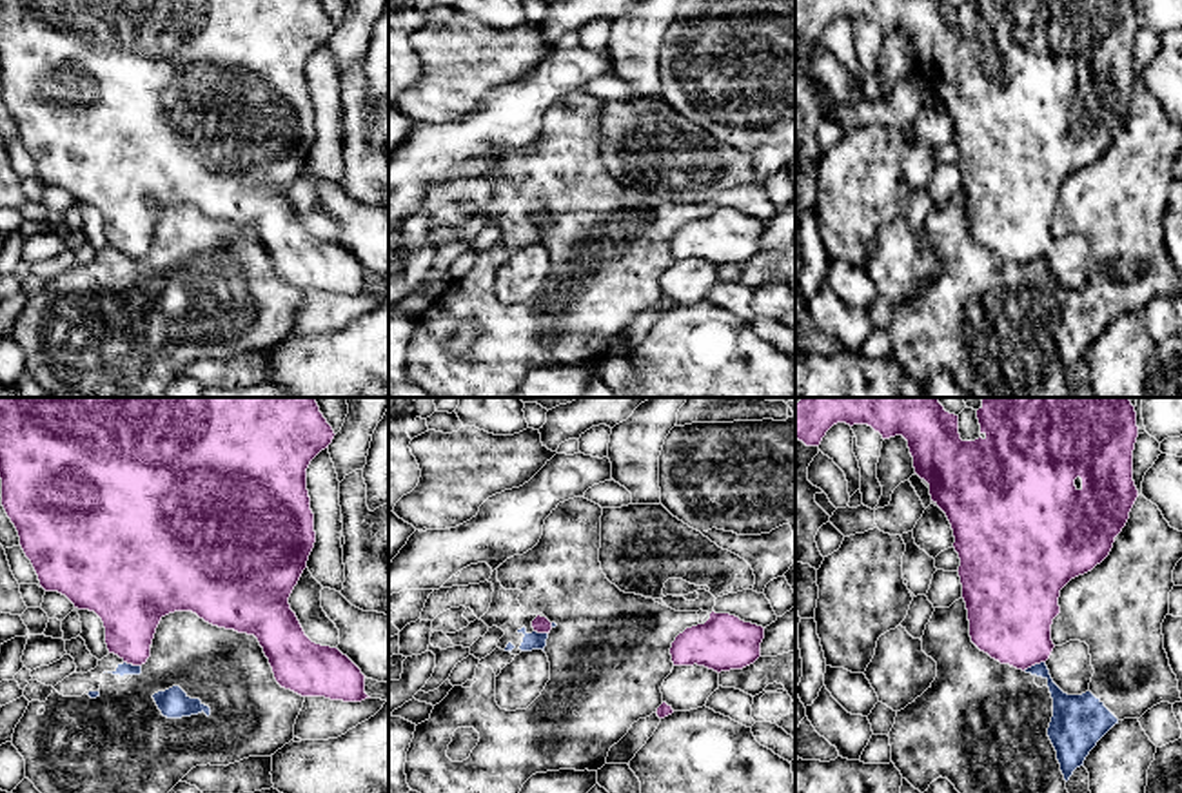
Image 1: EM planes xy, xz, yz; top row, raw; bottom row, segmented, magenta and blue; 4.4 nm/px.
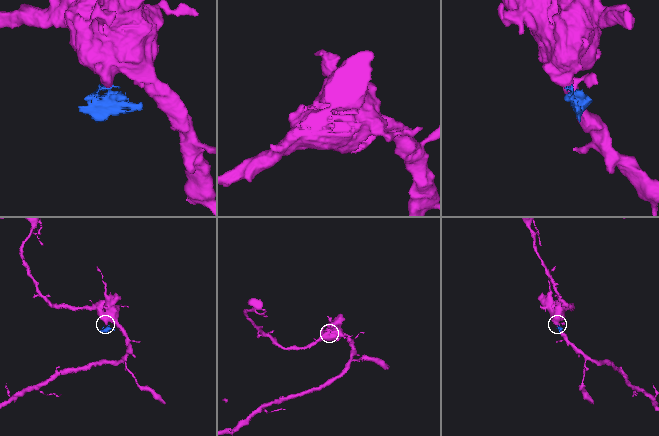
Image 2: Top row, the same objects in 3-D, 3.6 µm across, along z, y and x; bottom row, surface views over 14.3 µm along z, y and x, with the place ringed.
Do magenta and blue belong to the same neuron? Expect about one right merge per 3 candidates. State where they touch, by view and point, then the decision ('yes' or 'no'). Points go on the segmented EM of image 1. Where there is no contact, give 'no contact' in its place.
yz (1034, 665) | no

